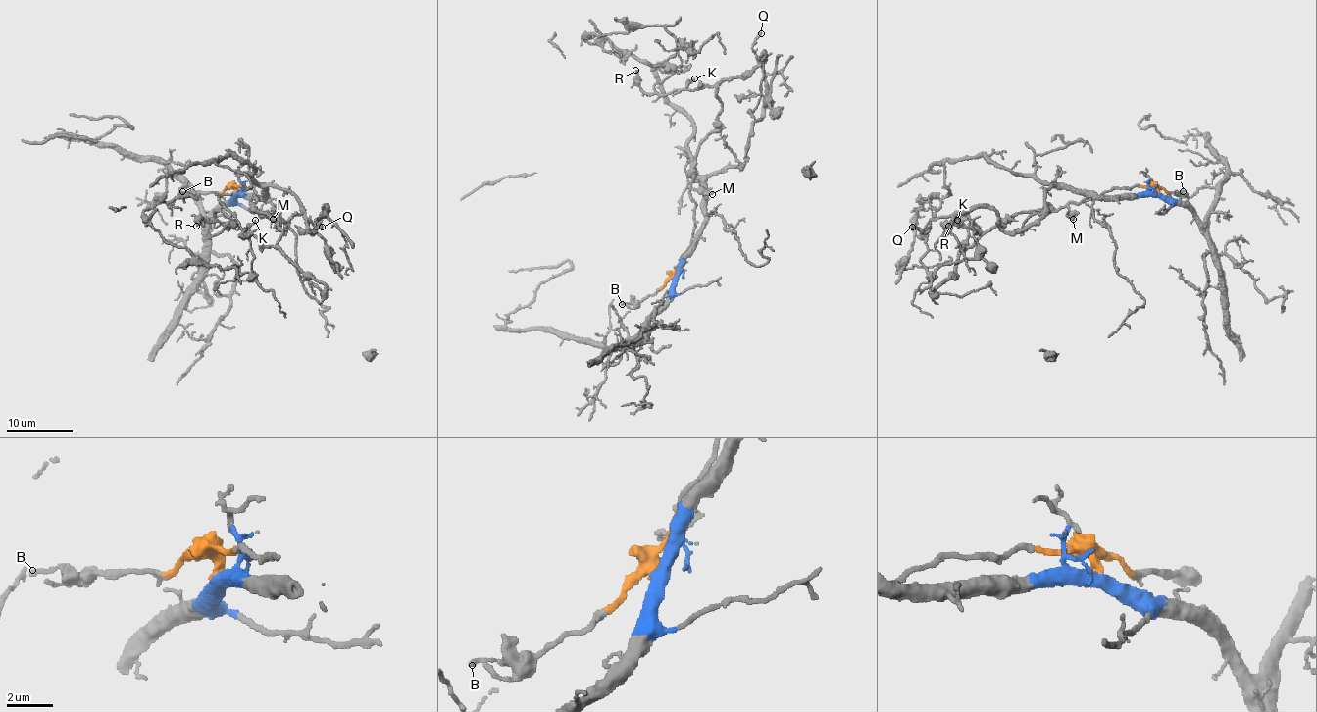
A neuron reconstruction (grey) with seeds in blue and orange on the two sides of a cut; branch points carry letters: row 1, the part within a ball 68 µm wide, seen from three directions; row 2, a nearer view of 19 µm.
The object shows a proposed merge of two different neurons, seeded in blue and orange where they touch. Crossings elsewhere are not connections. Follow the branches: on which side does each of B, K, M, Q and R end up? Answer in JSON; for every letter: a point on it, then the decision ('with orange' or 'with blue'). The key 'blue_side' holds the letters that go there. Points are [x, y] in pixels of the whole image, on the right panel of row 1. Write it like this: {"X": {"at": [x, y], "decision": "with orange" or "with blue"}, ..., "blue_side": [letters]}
{"B": {"at": [1183, 191], "decision": "with orange"}, "K": {"at": [957, 220], "decision": "with orange"}, "M": {"at": [1073, 219], "decision": "with orange"}, "Q": {"at": [912, 227], "decision": "with blue"}, "R": {"at": [948, 226], "decision": "with orange"}, "blue_side": ["Q"]}

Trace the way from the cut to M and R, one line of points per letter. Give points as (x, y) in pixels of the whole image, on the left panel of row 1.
M: (234, 193), (234, 186), (253, 188), (256, 199), (251, 201), (253, 206), (273, 220)
R: (234, 193), (253, 188), (254, 209), (282, 235), (276, 246), (231, 223), (197, 226)

